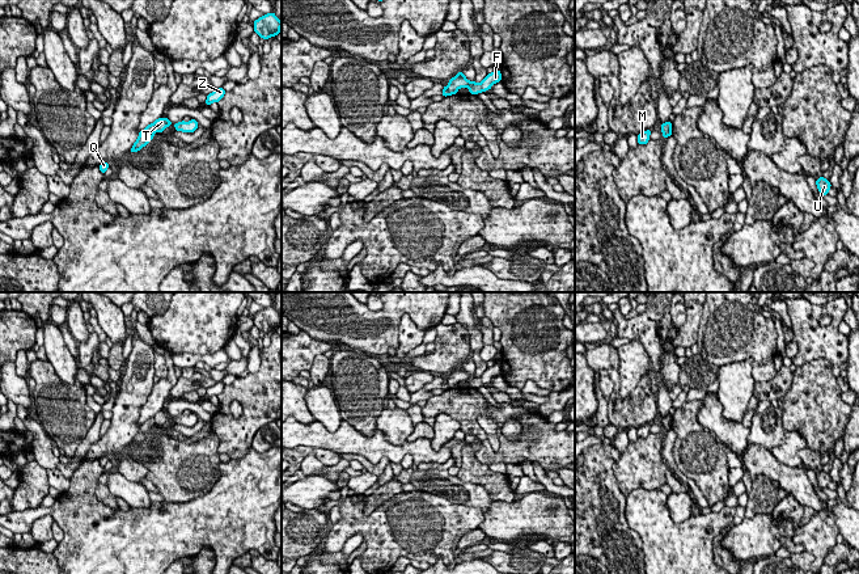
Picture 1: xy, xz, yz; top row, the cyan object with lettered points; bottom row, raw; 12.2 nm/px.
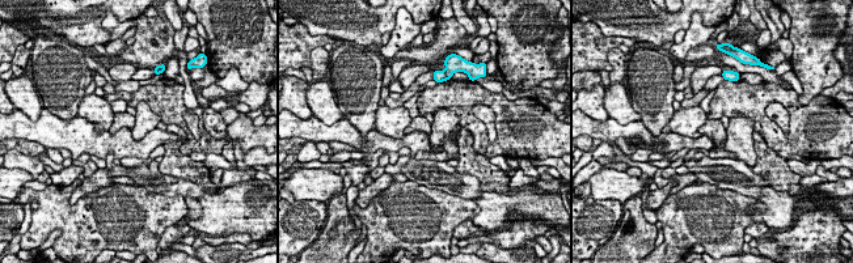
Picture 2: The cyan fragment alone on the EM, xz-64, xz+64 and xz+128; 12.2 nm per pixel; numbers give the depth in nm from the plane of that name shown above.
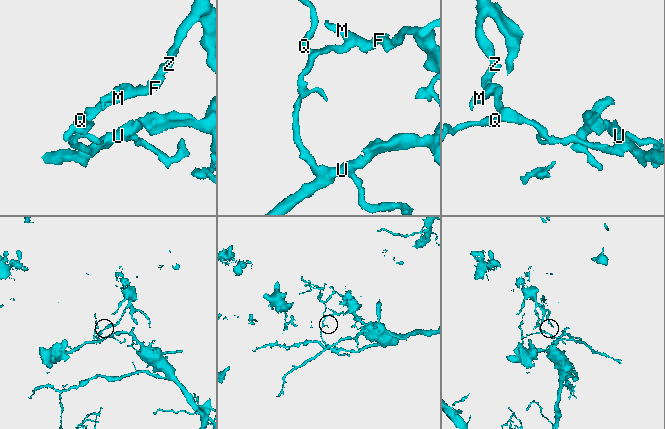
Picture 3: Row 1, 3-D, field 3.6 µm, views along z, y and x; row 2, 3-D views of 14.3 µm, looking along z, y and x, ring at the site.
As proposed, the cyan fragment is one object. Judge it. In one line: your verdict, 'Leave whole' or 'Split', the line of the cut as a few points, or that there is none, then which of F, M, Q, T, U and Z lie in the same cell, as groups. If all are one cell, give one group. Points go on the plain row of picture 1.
Split. Split along xy (152, 417), (156, 423). Groups: F M T Z / Q U

